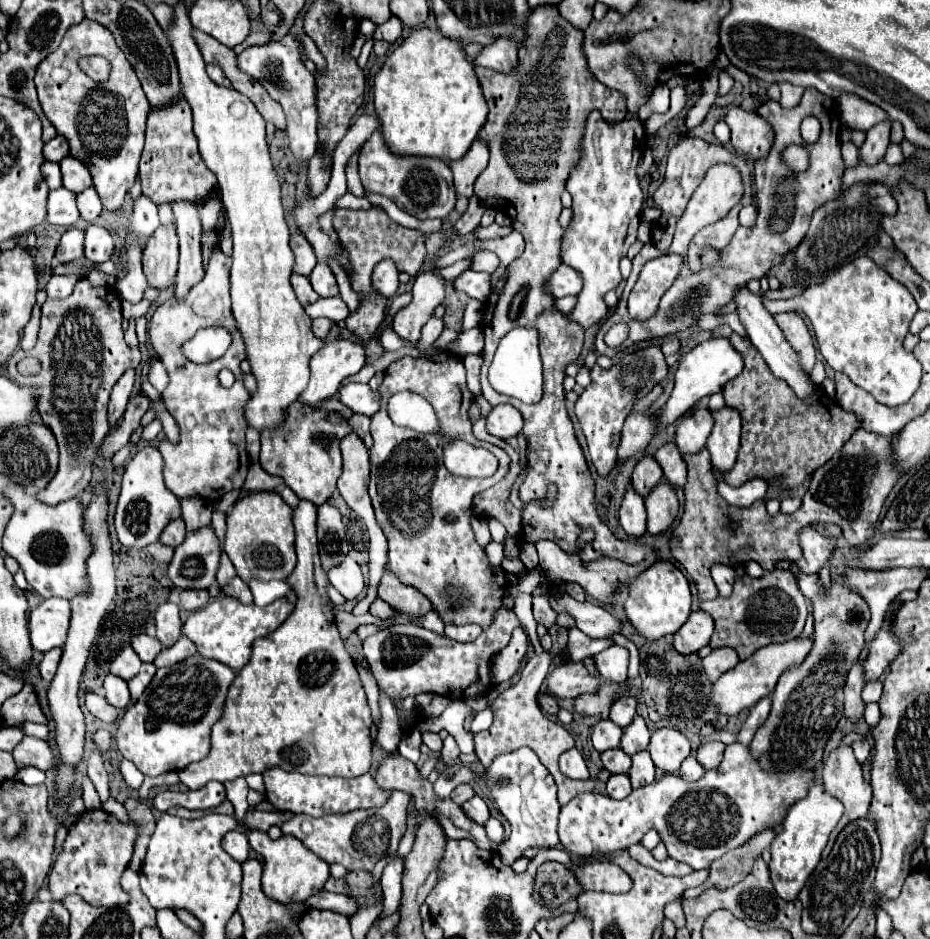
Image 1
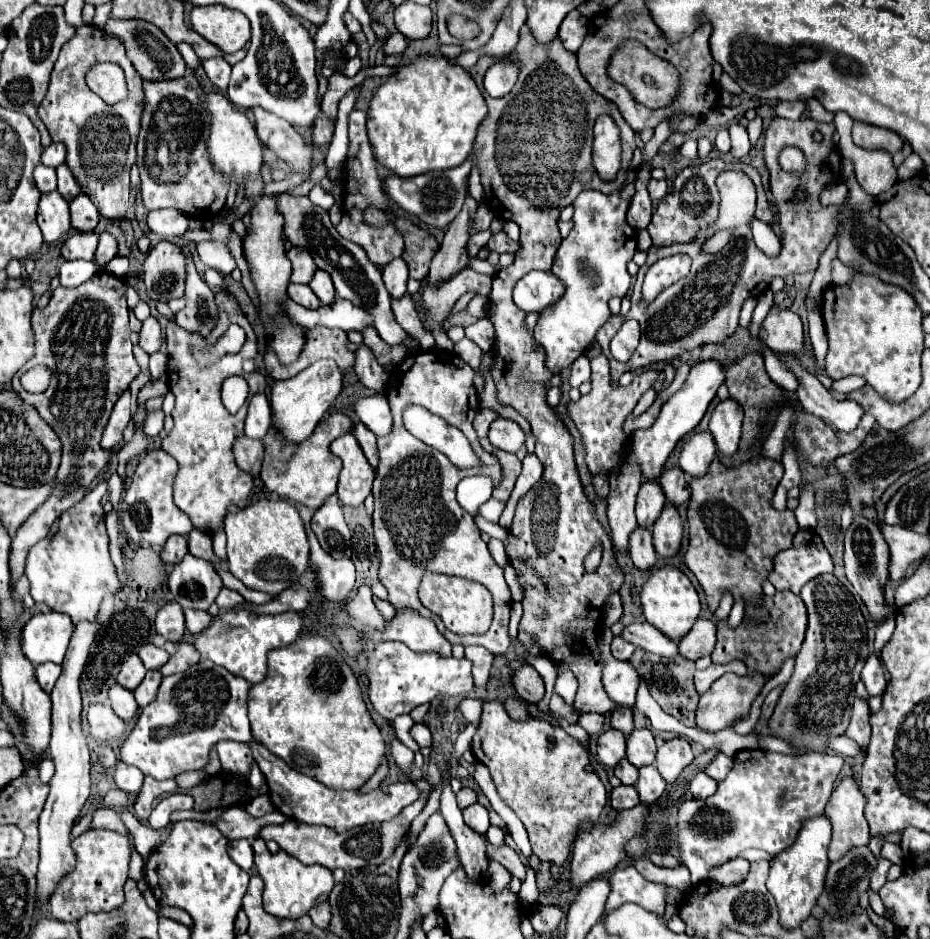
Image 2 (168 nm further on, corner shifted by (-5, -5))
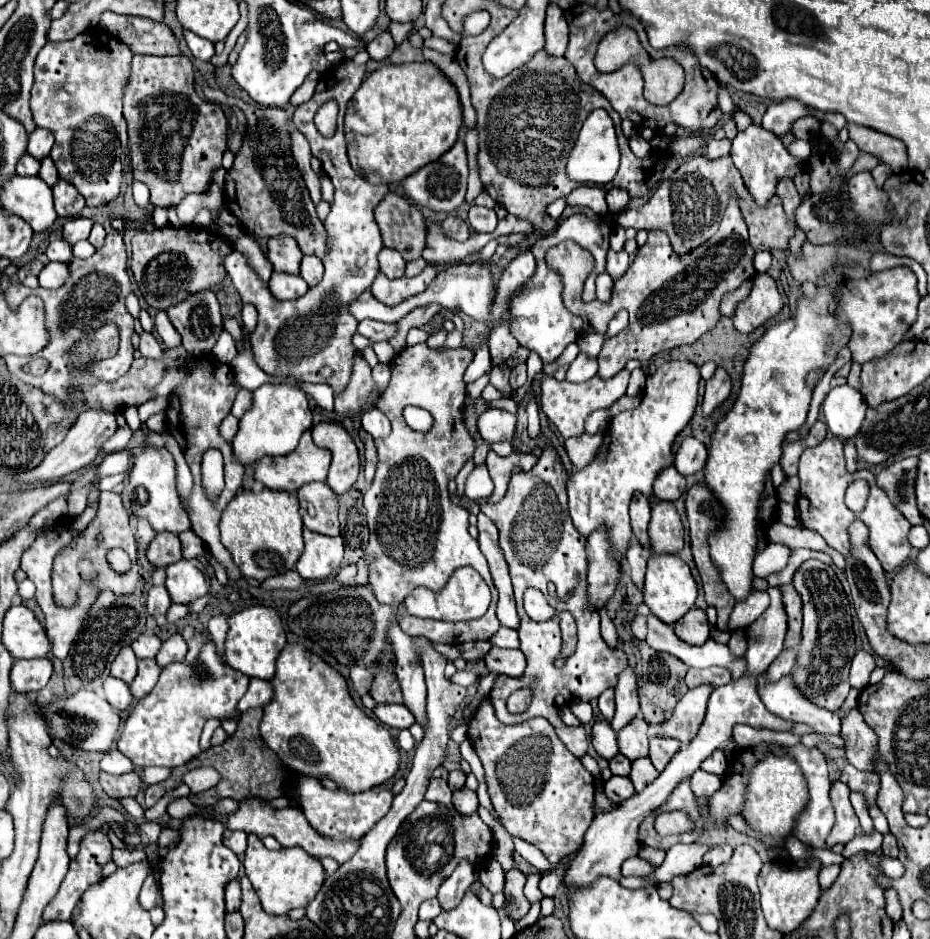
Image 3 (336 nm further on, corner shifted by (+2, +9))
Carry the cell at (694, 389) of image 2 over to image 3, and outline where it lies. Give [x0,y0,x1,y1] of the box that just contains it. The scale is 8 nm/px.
[568,360,700,560]

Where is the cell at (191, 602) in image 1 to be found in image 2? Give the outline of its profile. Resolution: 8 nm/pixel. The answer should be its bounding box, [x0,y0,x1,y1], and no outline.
[185,608,211,634]

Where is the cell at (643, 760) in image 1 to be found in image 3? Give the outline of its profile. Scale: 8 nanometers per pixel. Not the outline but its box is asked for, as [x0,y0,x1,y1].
[630,758,658,792]

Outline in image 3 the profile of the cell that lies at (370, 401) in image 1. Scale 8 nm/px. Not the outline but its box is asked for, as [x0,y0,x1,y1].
[362,408,390,438]

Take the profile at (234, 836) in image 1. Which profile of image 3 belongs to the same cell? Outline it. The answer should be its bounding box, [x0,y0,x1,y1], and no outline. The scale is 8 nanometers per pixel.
[224,830,246,856]

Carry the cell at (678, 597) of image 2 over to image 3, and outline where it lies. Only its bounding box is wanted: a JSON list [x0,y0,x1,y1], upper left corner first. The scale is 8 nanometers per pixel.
[644,554,698,624]

